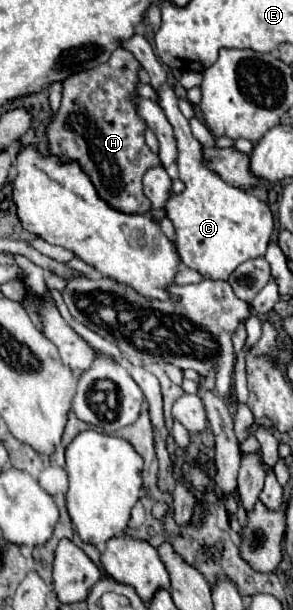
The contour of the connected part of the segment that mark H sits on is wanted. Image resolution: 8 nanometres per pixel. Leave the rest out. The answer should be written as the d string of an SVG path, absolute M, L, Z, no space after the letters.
M115 49L107 63L75 73L63 81L63 101L47 125L49 153L65 163L79 163L97 189L97 195L121 213L149 213L141 179L147 169L159 167L159 157L145 143L145 121L137 117L131 103L135 93L139 61L125 49Z

